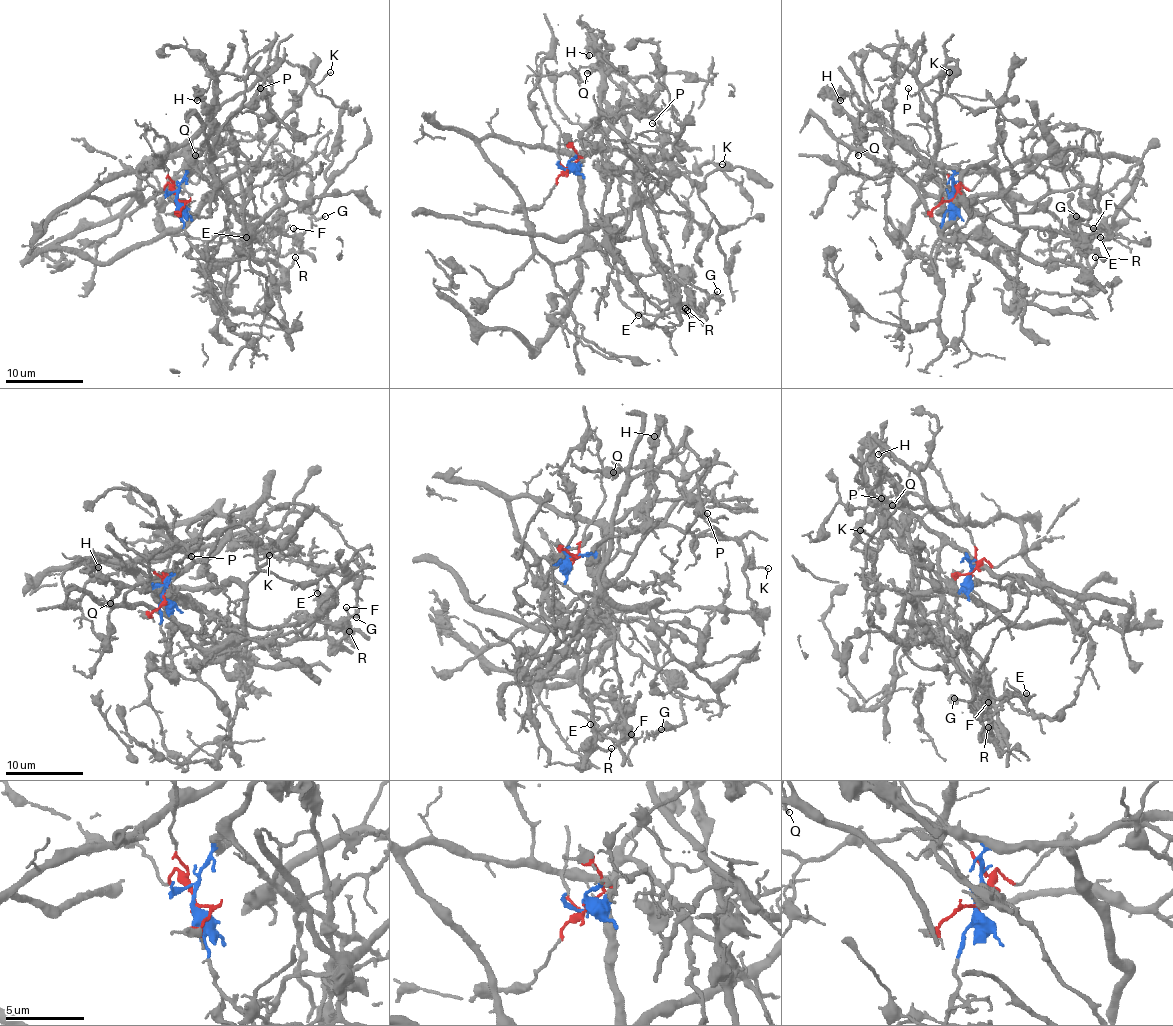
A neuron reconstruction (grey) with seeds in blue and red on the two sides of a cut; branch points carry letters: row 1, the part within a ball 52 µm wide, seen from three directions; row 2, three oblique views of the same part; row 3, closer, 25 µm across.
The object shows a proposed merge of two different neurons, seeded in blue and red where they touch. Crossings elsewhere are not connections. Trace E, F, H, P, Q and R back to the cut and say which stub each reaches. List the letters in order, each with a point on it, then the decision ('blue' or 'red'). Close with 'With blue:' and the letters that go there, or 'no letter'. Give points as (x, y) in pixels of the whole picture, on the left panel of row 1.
E: at (246, 237); blue
F: at (293, 228); blue
H: at (197, 100); blue
P: at (260, 88); red
Q: at (195, 155); blue
R: at (295, 257); blue
With blue: E, F, H, Q, R

